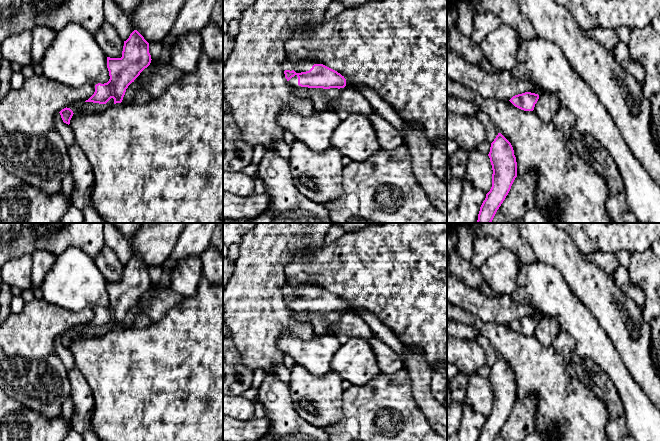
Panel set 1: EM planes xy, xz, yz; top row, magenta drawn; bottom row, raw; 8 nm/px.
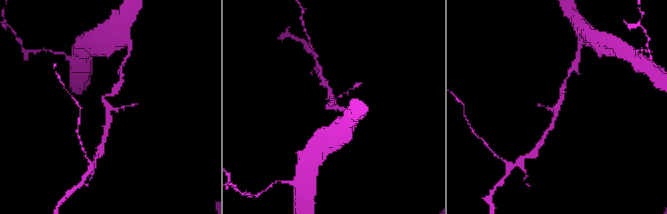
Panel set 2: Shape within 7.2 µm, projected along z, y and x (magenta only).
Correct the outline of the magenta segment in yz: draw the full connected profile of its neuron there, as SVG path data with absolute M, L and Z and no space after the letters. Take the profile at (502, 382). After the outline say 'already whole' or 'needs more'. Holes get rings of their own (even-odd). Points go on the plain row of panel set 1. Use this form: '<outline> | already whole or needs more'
M498 357L488 378L492 389L492 411L486 418L478 441L494 441L517 401L517 386L511 367Z | already whole

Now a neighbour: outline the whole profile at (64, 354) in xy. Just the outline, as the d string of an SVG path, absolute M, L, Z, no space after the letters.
M60 337L54 341L58 357L66 367L71 385L70 398L73 402L71 427L81 435L92 430L91 419L94 401L90 386L77 368L71 351L64 347Z

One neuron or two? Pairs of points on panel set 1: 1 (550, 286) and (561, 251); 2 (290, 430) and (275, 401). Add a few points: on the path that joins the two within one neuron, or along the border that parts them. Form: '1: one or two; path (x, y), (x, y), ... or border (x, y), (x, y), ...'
1: two; border (537, 259), (552, 266), (562, 276), (569, 288)
2: one; path (284, 423), (279, 408)

